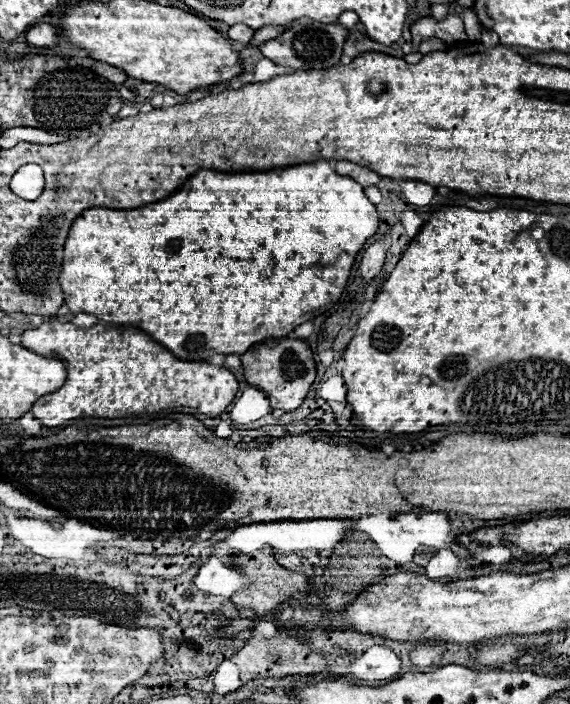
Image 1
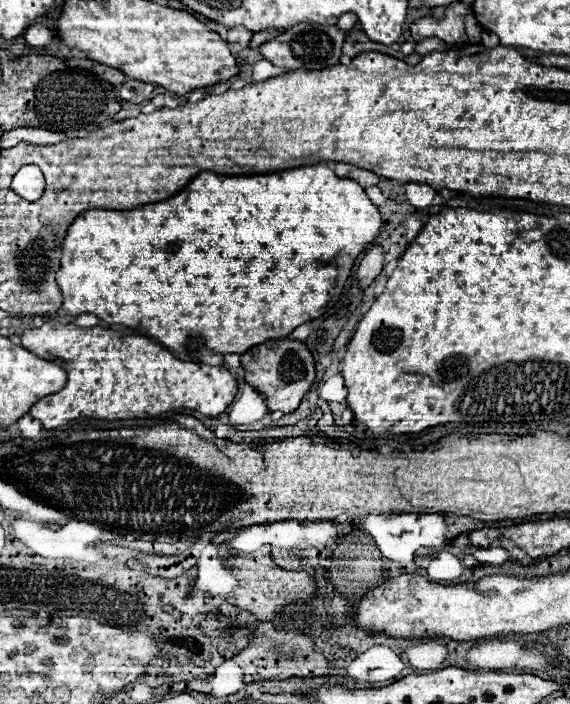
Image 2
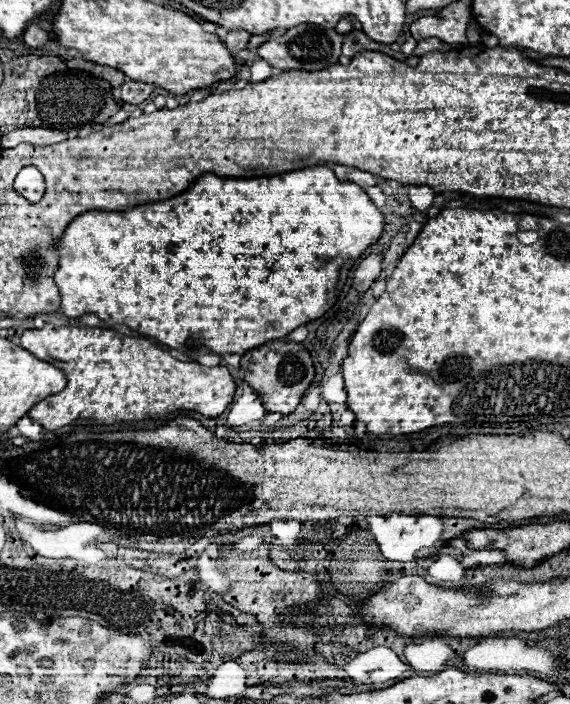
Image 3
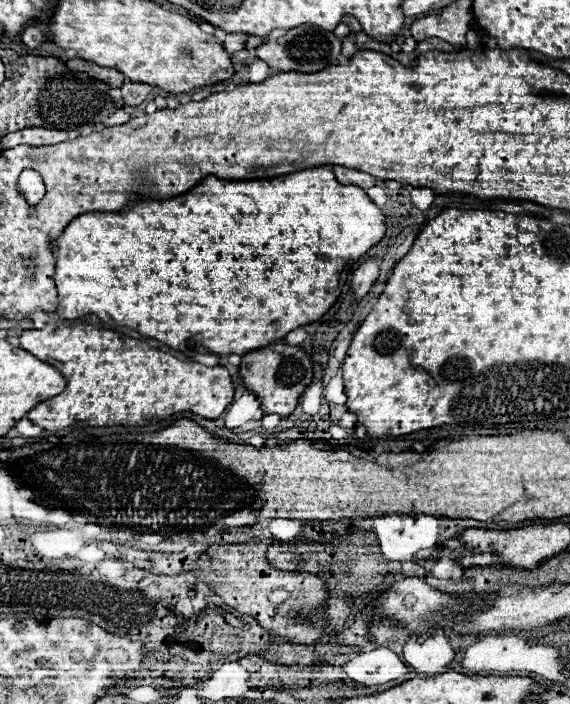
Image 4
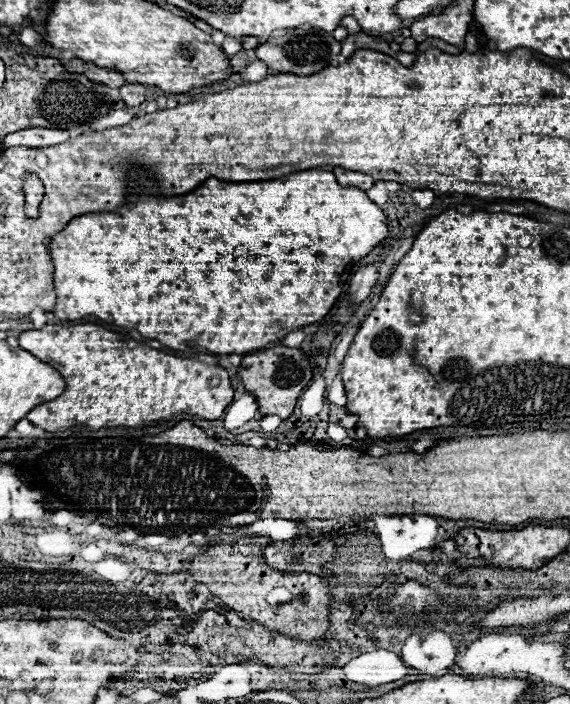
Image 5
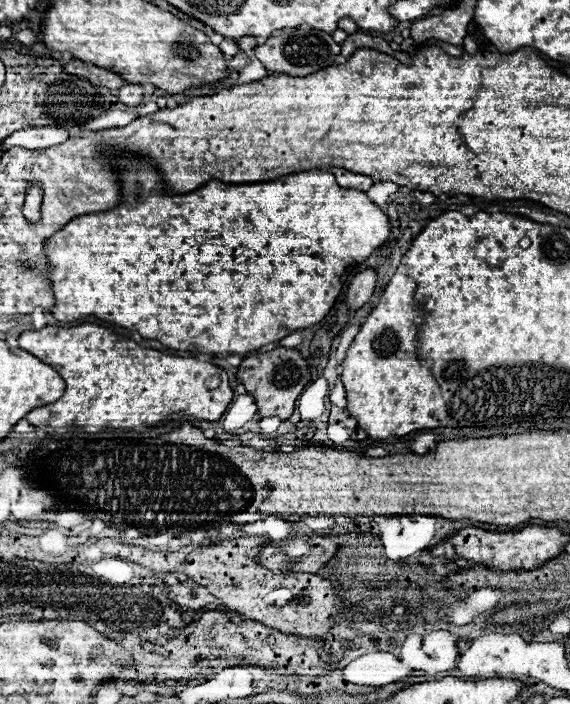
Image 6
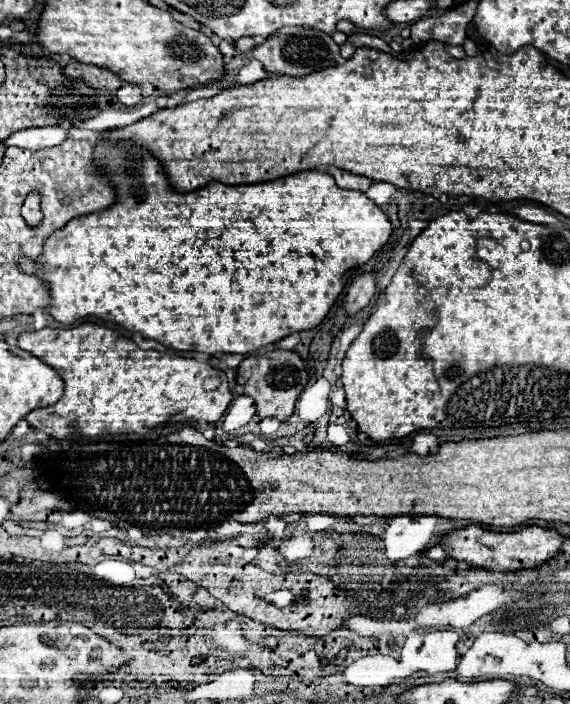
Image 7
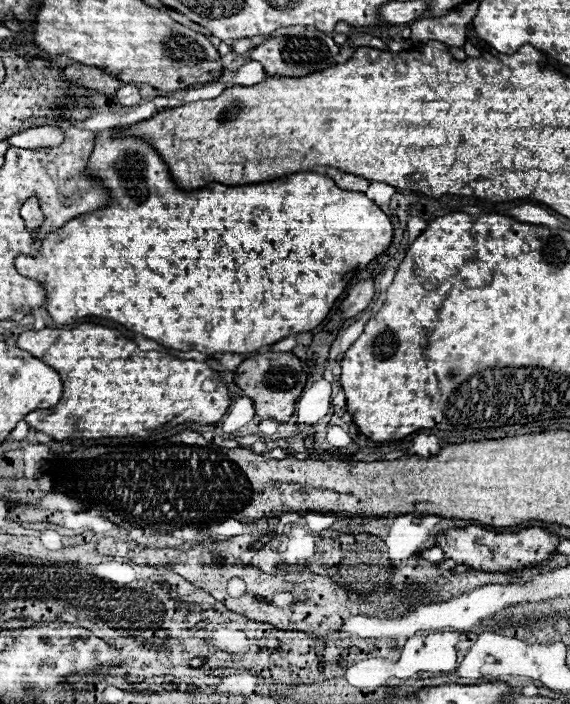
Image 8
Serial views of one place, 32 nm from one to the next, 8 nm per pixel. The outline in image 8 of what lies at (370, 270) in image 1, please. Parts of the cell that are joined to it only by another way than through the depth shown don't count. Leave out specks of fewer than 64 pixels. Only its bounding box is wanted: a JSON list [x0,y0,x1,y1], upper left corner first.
[340,278,374,320]

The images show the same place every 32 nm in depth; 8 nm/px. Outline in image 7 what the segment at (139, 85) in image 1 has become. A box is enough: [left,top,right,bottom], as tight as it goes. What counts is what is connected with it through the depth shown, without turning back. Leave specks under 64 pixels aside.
[116,84,142,106]

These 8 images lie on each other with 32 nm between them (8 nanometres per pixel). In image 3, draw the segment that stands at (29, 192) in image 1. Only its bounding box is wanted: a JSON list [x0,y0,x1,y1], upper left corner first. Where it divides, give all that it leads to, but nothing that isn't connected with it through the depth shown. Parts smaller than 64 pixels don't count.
[14,166,45,204]

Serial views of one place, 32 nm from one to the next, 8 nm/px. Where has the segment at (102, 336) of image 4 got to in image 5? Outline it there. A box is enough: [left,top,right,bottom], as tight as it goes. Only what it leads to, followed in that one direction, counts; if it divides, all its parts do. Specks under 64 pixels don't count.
[20,324,234,432]

